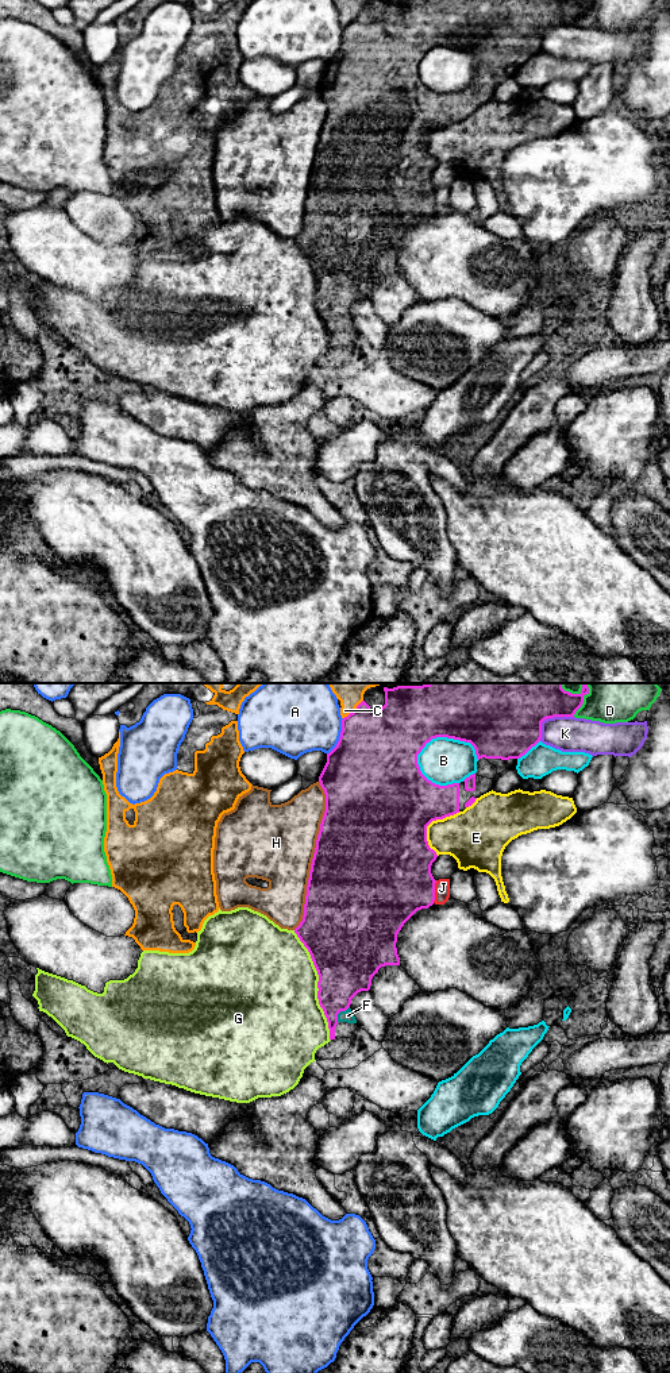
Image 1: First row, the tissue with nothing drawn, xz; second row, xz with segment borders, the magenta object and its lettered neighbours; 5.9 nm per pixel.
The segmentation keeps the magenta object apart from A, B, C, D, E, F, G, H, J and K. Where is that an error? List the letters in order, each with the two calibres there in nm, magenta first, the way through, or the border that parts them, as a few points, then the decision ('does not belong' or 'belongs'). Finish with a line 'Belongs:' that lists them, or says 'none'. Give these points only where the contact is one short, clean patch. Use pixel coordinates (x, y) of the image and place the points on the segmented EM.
A: calibres 500 and 420 nm; does not belong
B: calibres 500 and 280 nm; does not belong
C: calibres 440 and 220 nm; does not belong
D: calibres 280 and 380 nm; does not belong
E: calibres 500 and 300 nm; does not belong
F: calibres 320 and 70 nm; way xz (343, 970), (339, 980), (339, 1011), (347, 1015); belongs
G: calibres 400 and 500 nm; does not belong
H: calibres 500 and 460 nm; does not belong
J: calibres 460 and 100 nm; does not belong
K: calibres 500 and 200 nm; does not belong
Belongs: F

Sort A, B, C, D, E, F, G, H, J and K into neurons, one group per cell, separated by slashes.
A / B / C / D / E / F / G / H / J / K

